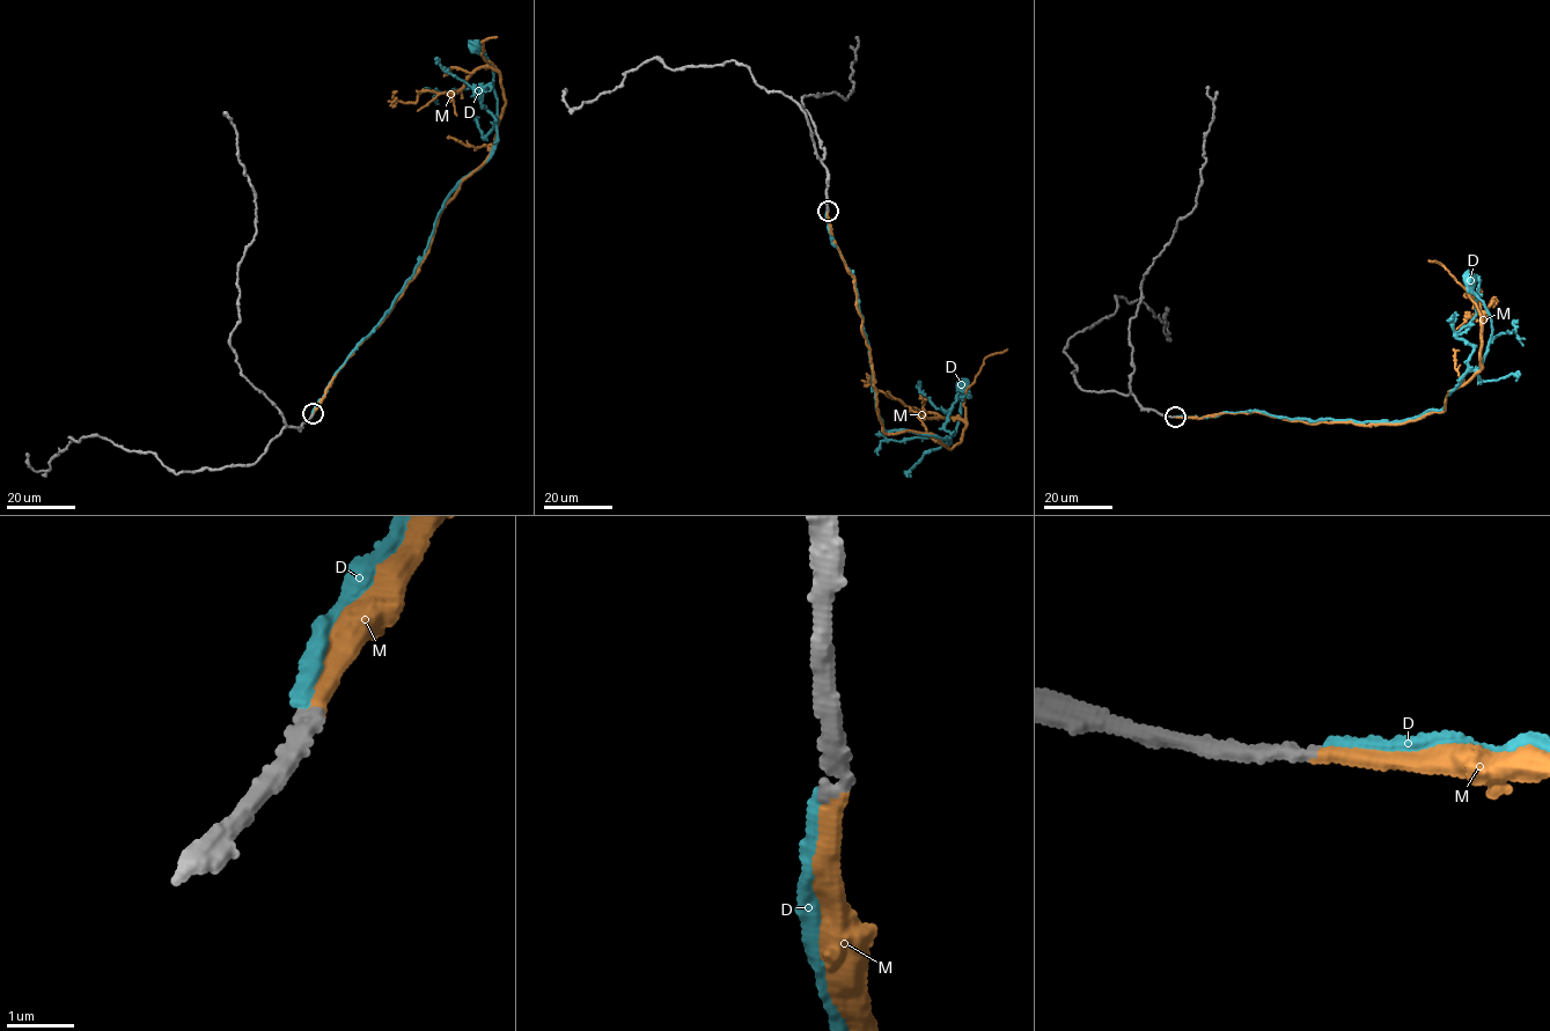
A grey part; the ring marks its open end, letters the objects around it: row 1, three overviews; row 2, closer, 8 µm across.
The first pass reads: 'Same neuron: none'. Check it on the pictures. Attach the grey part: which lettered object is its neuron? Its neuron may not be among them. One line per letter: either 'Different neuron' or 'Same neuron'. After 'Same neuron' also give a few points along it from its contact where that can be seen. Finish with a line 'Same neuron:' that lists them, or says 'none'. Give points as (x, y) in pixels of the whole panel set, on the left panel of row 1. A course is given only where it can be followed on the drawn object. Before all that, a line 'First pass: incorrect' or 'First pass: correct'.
First pass: incorrect
D: Different neuron
M: Same neuron. Its course: (313, 414), (486, 161), (505, 98), (482, 66), (456, 90), (412, 102), (397, 91)
Same neuron: M

